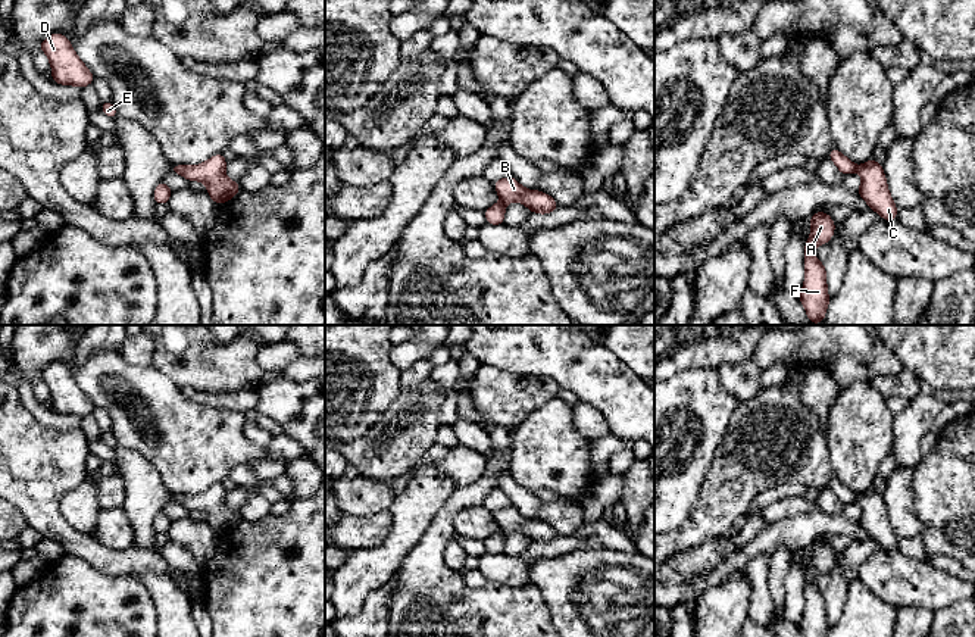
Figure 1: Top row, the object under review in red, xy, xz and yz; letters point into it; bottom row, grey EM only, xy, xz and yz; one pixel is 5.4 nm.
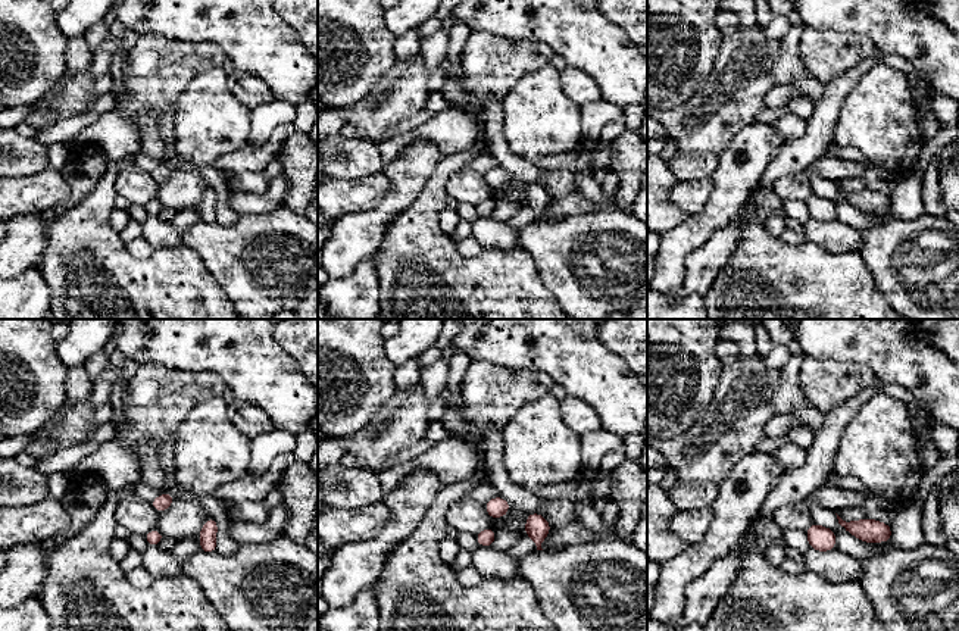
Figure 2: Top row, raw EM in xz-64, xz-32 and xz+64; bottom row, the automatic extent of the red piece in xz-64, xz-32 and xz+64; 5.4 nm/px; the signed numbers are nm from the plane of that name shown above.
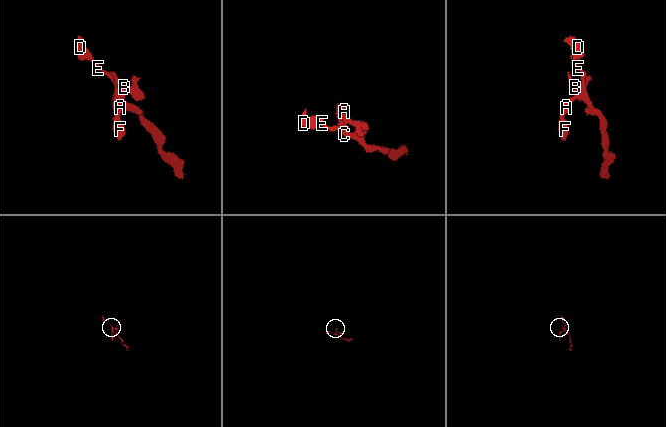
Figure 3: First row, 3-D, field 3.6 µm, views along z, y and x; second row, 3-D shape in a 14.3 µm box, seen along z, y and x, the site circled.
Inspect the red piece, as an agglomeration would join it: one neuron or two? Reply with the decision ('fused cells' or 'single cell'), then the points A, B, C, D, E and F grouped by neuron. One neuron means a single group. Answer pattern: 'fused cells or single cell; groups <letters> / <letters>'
fused cells; groups A C D E F / B

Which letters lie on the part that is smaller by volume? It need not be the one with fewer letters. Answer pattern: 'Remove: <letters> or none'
Remove: B

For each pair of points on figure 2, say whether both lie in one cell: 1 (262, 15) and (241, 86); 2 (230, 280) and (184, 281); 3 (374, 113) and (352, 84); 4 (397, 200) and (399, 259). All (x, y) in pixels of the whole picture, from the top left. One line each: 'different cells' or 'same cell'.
1: different cells
2: different cells
3: different cells
4: different cells

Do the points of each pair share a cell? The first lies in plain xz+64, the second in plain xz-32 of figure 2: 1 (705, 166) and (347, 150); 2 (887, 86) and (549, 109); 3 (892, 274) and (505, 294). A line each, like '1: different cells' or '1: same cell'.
1: same cell
2: same cell
3: different cells

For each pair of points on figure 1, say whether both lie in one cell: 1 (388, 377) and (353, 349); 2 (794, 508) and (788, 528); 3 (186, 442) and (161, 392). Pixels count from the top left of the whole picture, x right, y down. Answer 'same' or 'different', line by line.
1: same
2: different
3: same

